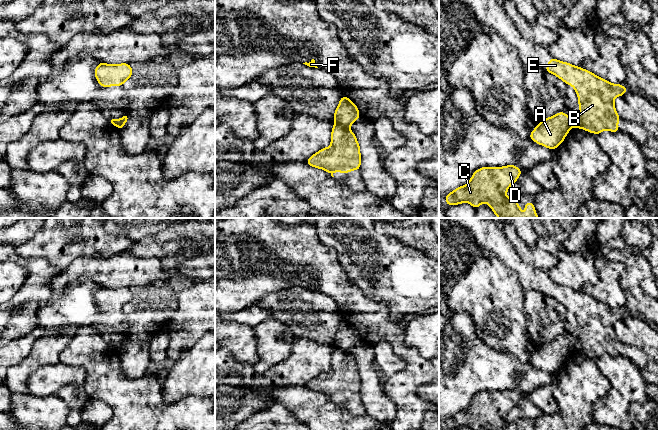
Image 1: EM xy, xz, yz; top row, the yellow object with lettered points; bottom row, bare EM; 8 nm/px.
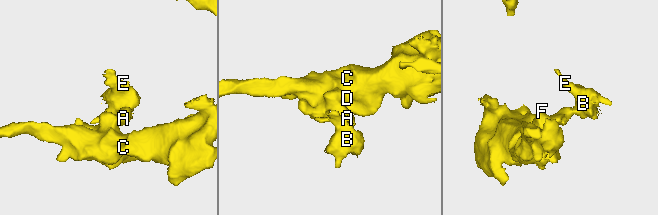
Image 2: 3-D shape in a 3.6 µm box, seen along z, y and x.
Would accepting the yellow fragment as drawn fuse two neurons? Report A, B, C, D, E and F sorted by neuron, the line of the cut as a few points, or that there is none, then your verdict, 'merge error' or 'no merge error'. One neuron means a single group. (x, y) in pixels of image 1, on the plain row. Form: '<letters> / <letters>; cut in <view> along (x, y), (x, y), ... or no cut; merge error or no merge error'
A C D F / B E; cut in xz along (335, 346), (347, 352); merge error

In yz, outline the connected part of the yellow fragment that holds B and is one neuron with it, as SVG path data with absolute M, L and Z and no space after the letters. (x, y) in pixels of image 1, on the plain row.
M555 282L548 285L547 291L545 296L552 297L573 310L578 319L580 333L578 341L570 345L571 350L594 358L600 358L604 354L620 355L618 344L621 342L615 334L614 322L624 319L627 311L621 307L611 308L593 296Z

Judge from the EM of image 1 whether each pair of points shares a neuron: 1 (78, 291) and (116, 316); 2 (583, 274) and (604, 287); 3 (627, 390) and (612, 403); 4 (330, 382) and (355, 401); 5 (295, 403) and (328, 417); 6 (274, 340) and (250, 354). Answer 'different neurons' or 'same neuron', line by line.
1: same neuron
2: different neurons
3: same neuron
4: same neuron
5: same neuron
6: different neurons

